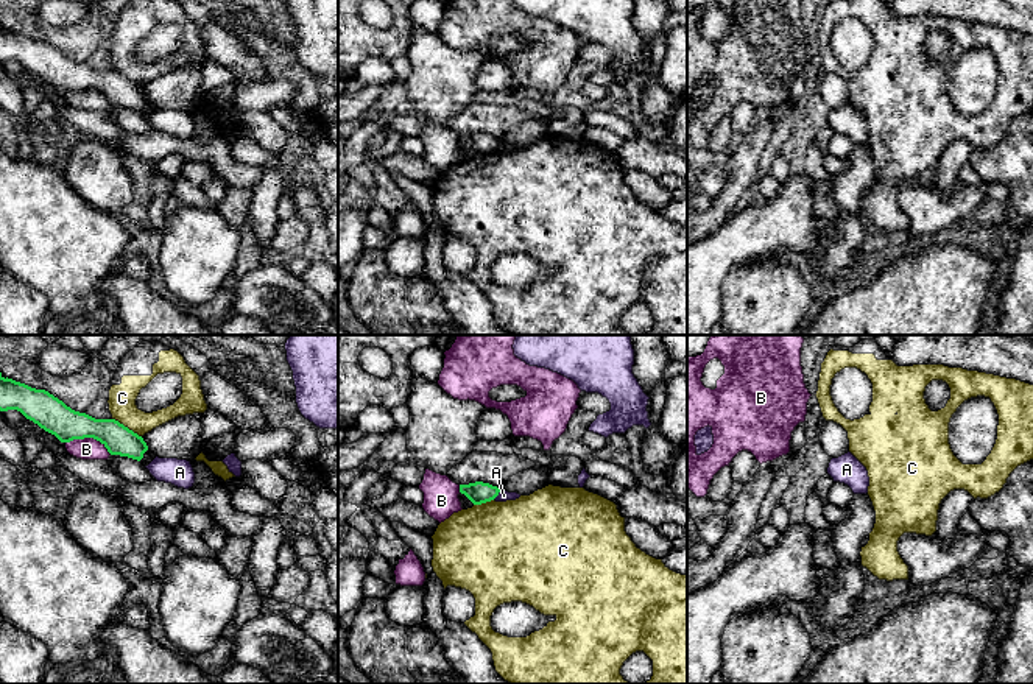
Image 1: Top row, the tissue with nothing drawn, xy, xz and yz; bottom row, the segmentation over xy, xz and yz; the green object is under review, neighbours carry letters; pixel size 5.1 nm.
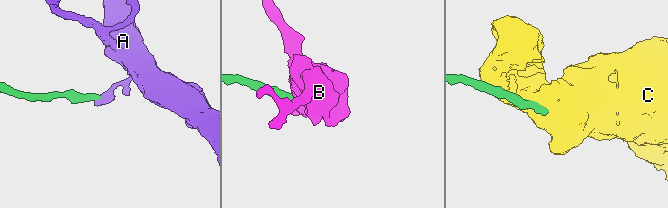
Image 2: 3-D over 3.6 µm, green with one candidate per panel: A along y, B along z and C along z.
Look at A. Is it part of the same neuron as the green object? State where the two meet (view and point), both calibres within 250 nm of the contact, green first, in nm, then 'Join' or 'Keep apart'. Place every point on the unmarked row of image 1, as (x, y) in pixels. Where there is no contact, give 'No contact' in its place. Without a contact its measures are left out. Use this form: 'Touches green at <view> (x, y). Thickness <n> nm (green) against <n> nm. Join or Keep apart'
Touches green at xz (497, 145). Thickness 120 nm (green) against 60 nm. Keep apart

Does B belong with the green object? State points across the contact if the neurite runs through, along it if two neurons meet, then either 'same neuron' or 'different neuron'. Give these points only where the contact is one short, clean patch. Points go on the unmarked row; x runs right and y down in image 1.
different neuron

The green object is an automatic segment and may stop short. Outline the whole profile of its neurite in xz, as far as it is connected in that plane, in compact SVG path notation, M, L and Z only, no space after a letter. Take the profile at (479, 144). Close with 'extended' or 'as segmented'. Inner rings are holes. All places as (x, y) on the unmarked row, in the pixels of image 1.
M475 132L460 136L460 143L464 145L474 156L481 156L494 151L499 146L500 139L483 132Z; as segmented

